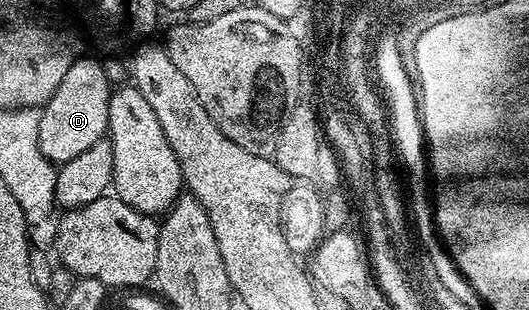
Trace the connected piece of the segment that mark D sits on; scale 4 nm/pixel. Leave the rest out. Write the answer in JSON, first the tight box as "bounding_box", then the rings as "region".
{"bounding_box":[40,55,111,166],"region":[[[82,55],[72,63],[72,67],[68,67],[60,87],[56,87],[54,94],[40,109],[40,151],[55,166],[64,164],[68,159],[76,159],[76,155],[92,147],[92,143],[107,136],[111,92],[110,80],[108,75],[104,75],[104,67],[99,58]]]}

